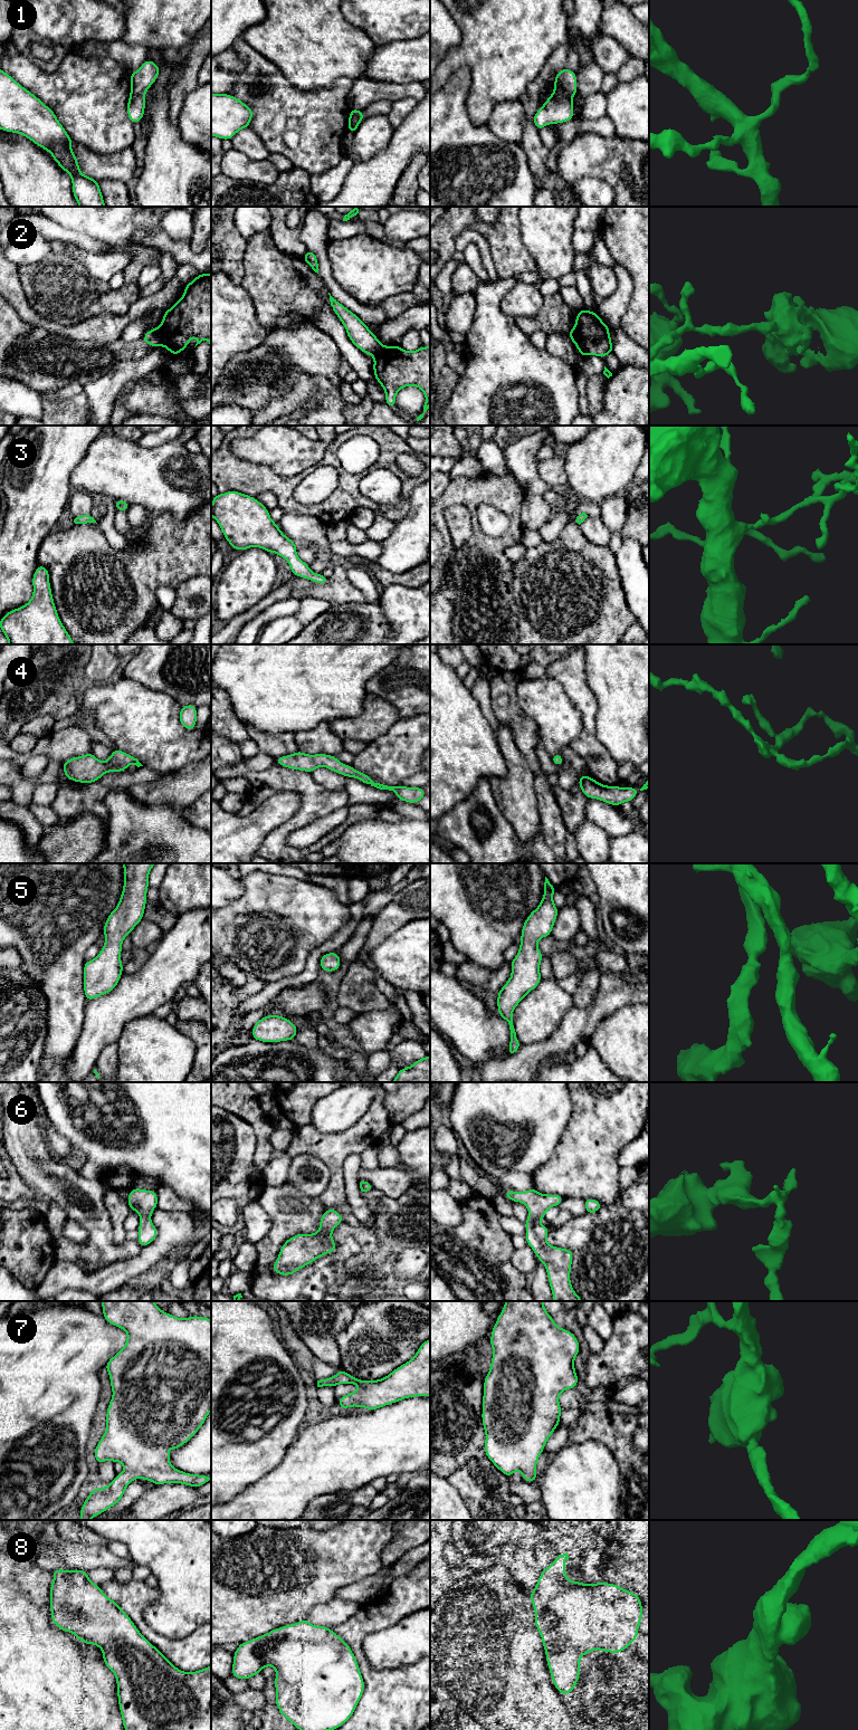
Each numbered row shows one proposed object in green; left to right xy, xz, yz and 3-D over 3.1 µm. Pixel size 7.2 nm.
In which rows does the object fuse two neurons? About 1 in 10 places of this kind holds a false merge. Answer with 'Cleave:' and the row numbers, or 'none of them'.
Cleave: 1, 2

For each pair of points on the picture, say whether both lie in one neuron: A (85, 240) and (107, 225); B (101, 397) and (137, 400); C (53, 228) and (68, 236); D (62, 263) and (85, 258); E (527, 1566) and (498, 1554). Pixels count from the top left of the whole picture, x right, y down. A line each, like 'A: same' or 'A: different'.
A: different
B: different
C: same
D: different
E: different

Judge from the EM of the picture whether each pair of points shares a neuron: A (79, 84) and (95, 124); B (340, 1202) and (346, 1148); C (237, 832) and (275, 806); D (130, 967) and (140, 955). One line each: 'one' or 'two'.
A: one
B: one
C: one
D: one

